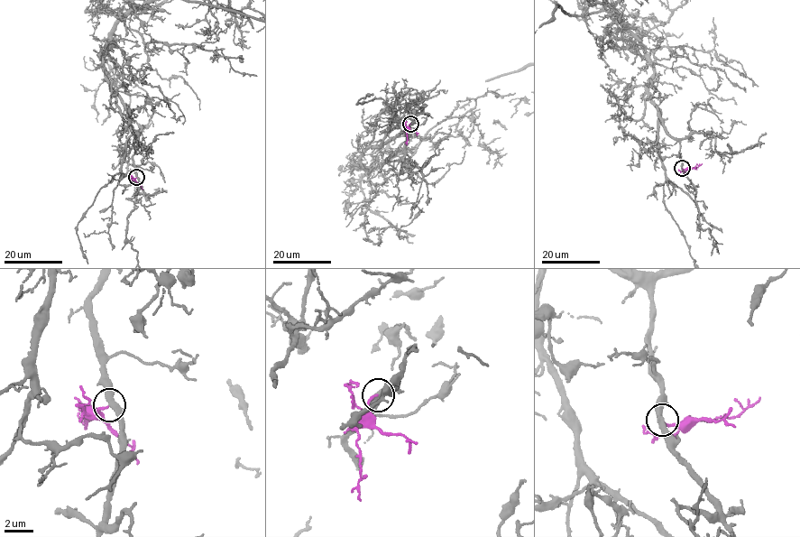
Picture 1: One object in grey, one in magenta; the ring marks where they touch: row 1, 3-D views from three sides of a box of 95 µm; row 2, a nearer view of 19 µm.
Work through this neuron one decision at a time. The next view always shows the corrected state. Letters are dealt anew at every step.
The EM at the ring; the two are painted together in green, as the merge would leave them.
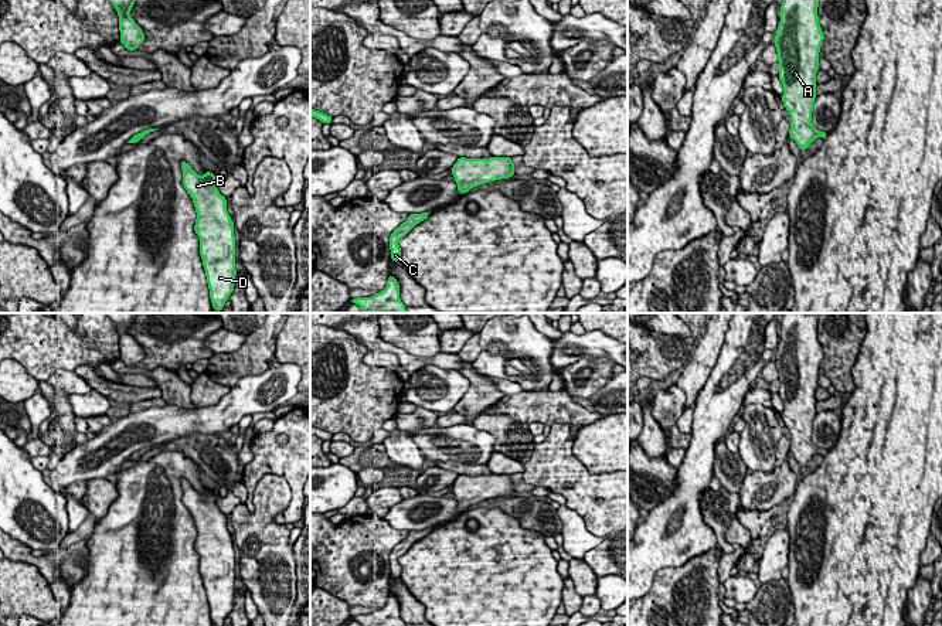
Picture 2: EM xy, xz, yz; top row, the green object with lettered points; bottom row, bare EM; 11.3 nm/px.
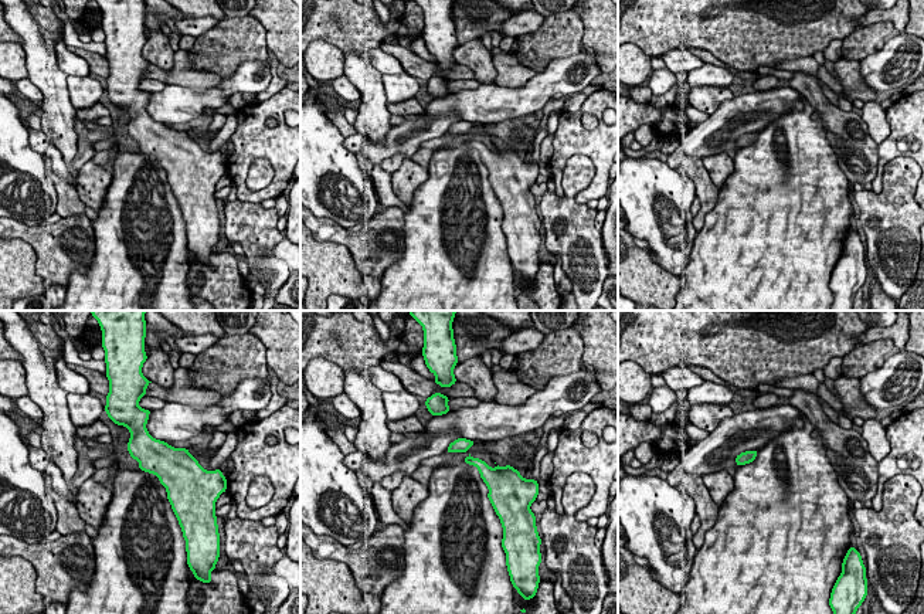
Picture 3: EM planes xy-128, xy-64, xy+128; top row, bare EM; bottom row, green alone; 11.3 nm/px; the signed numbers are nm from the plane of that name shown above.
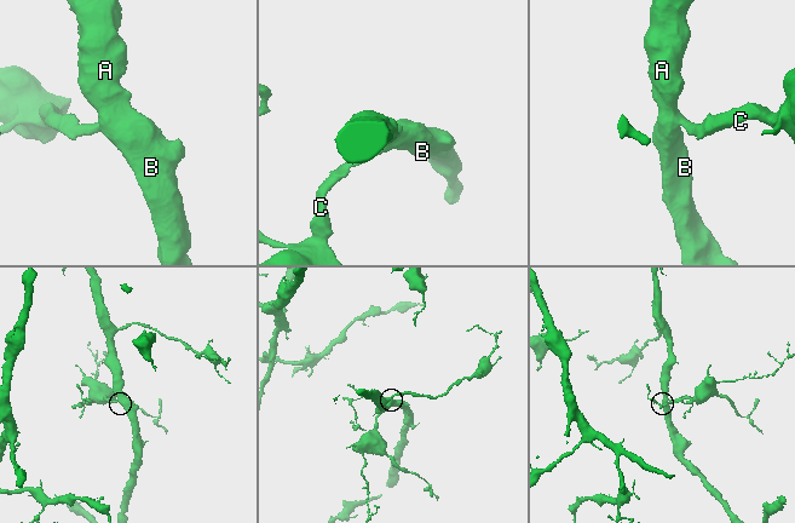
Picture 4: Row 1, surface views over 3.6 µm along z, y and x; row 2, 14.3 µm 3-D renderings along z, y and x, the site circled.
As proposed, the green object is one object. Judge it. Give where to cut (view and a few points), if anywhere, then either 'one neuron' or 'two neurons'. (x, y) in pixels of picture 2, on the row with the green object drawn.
no cut; one neuron

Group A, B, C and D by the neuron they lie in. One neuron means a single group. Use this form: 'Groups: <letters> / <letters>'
Groups: A B C D

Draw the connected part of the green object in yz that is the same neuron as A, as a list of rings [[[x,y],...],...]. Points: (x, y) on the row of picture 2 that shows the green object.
[[[783,0],[775,35],[782,102],[790,115],[789,135],[800,150],[827,133],[812,125],[819,52],[824,40],[817,16],[819,0]]]

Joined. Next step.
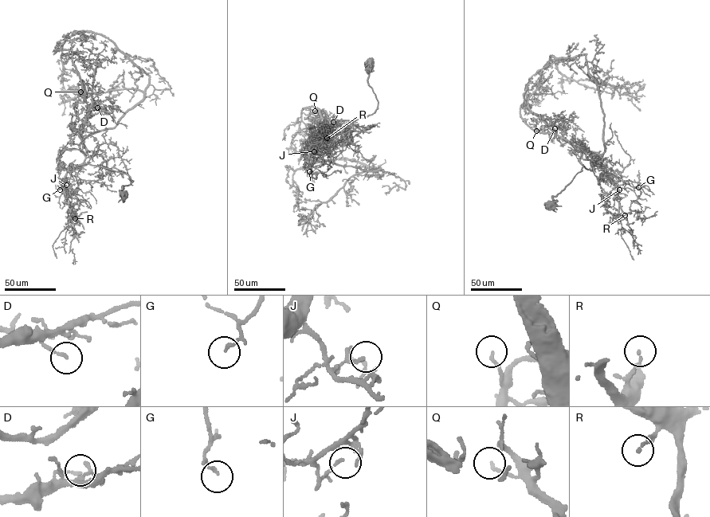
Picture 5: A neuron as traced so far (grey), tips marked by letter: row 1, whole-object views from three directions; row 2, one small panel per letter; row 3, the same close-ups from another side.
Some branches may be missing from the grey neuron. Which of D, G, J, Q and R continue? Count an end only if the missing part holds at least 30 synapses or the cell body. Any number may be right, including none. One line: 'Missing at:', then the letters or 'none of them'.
Missing at: Q

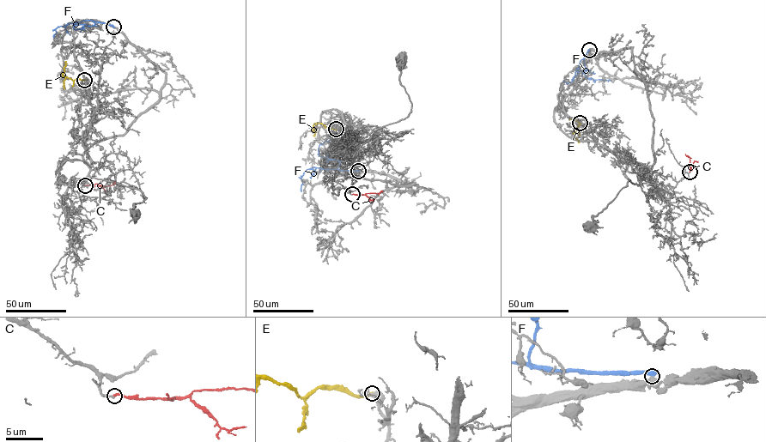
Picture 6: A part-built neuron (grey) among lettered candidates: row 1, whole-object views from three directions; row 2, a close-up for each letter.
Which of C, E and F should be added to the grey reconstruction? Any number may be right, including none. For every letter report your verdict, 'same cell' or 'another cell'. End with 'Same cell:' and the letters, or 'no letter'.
C: same cell
E: another cell
F: another cell
Same cell: C

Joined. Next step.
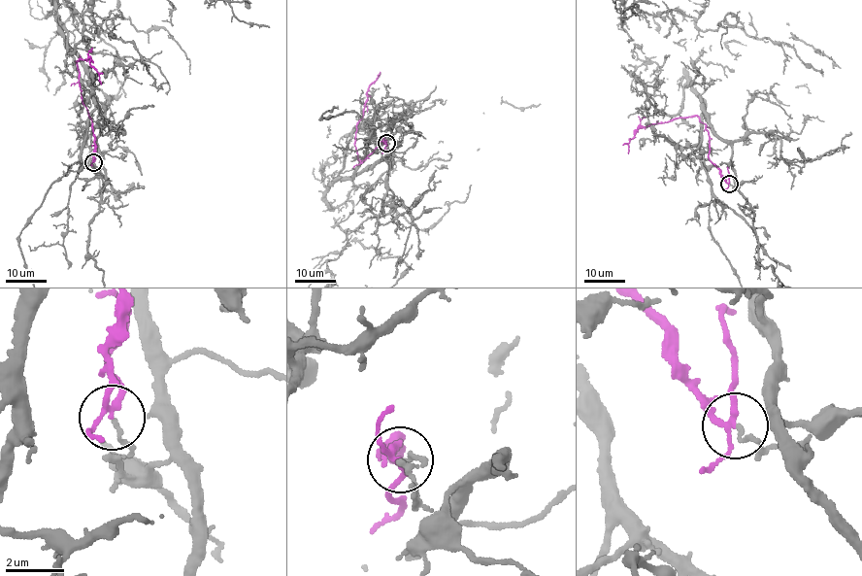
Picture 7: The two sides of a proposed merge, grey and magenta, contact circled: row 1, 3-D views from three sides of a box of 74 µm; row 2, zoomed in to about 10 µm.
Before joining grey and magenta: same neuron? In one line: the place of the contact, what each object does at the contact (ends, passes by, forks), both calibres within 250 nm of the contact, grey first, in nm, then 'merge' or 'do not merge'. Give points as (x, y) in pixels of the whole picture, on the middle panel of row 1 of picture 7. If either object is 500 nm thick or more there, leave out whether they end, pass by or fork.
at (386, 143); grey ends there; magenta forks there; 110 nm thick on the grey side, 160 nm on the other; do not merge

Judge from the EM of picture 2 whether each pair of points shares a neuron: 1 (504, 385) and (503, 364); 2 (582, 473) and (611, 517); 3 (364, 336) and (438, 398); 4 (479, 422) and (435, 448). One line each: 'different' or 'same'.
1: different
2: same
3: different
4: different

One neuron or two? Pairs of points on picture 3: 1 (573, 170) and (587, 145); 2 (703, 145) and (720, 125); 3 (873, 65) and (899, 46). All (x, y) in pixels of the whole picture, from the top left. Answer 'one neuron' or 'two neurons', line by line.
1: two neurons
2: one neuron
3: one neuron

